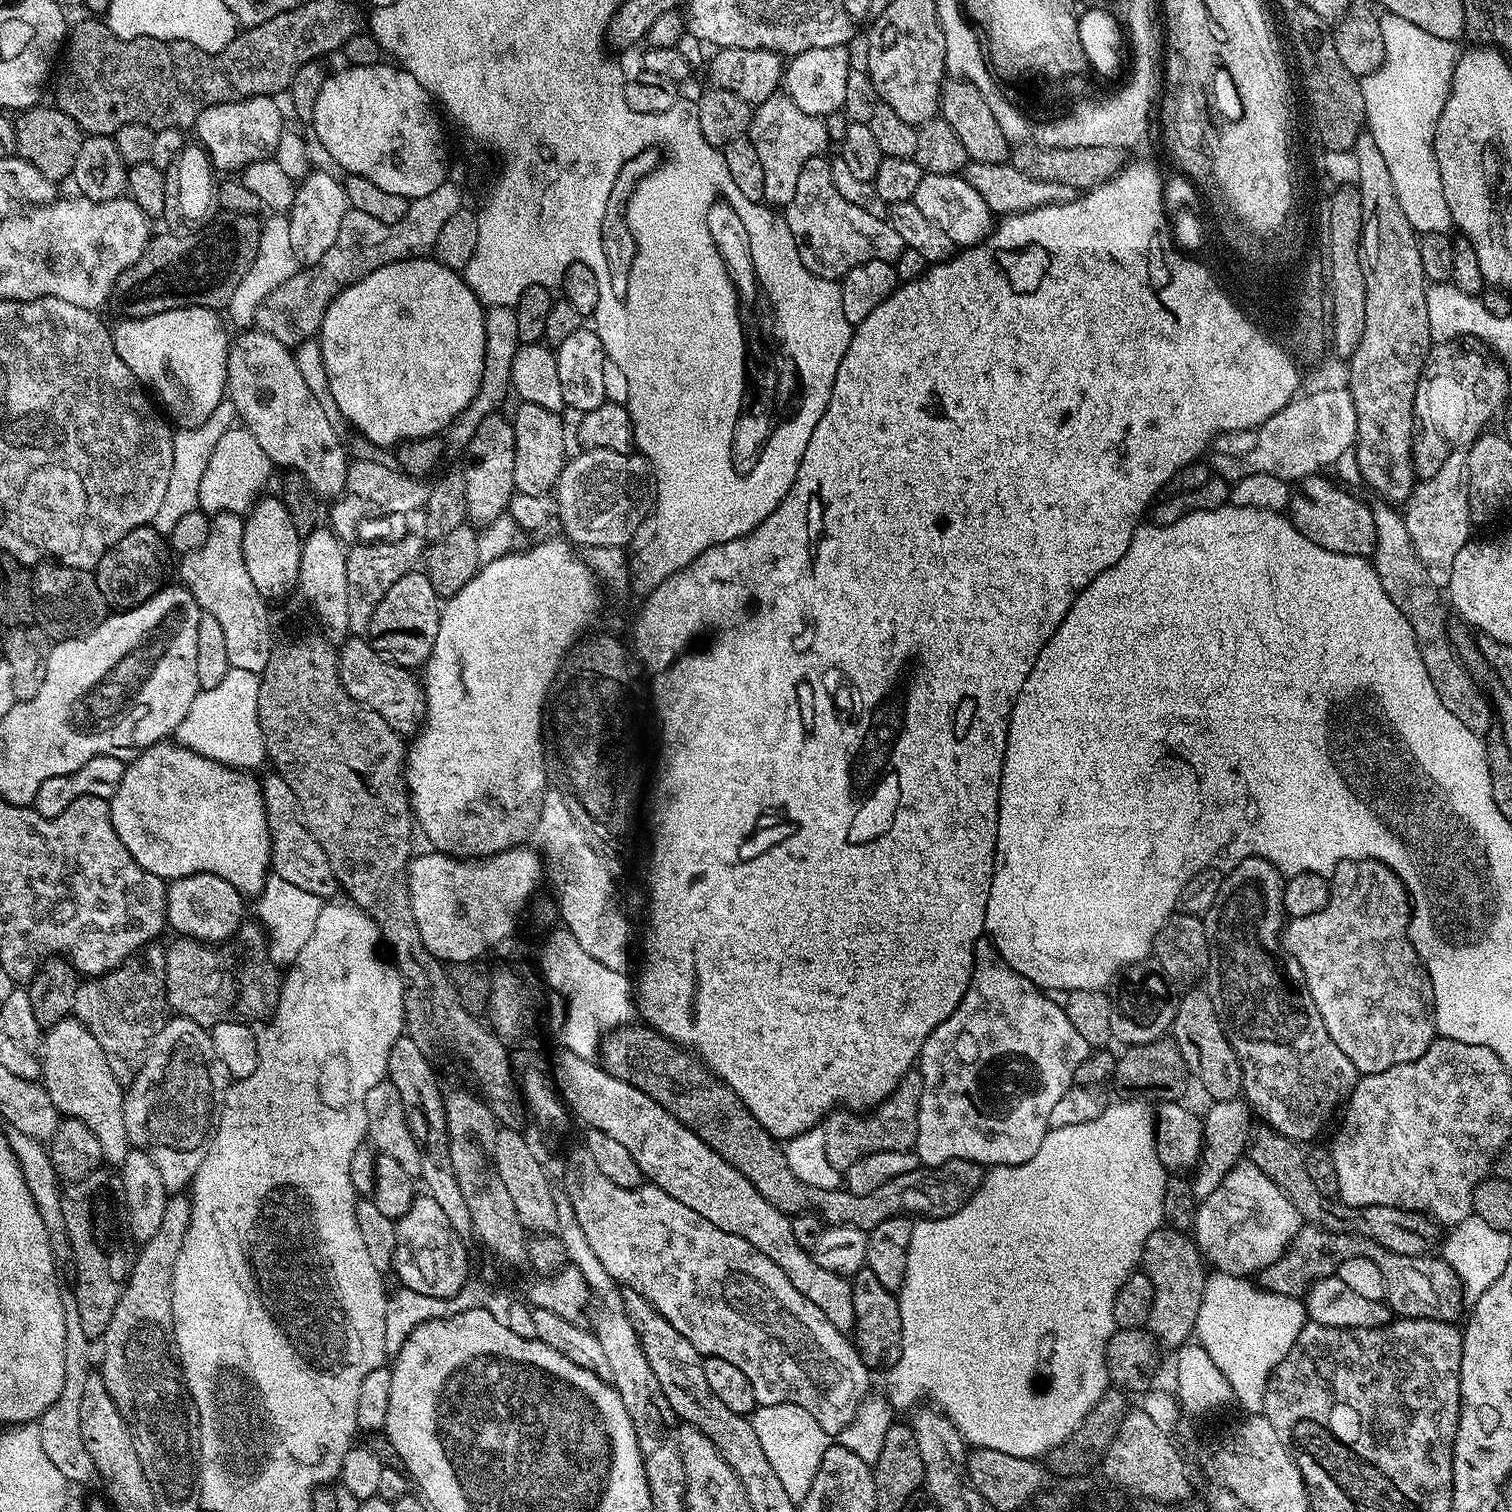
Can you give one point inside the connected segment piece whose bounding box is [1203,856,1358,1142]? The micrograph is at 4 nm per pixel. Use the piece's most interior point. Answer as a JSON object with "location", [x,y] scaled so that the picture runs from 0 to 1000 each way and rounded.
{"location":[854,708]}

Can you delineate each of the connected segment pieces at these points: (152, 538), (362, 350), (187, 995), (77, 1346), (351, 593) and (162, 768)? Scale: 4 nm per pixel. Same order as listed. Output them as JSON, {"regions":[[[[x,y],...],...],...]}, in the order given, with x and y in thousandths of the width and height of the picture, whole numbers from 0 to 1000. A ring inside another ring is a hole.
{"regions":[[[[101,349],[86,351],[83,356],[73,361],[73,364],[70,364],[70,366],[67,366],[67,369],[64,372],[62,380],[65,385],[65,390],[67,390],[75,403],[90,402],[109,388],[108,380],[111,378],[111,368],[112,368],[112,362],[109,355]]],[[[276,171],[274,172],[264,172],[258,173],[245,181],[242,181],[237,187],[229,189],[217,201],[216,208],[212,214],[210,220],[210,235],[214,244],[216,261],[220,261],[222,270],[244,291],[251,296],[259,297],[264,295],[269,291],[276,291],[280,288],[288,288],[293,286],[301,278],[302,275],[313,263],[317,257],[317,251],[320,244],[320,229],[319,226],[321,224],[320,218],[321,202],[311,192],[311,189],[302,178],[296,177],[288,171]]],[[[162,610],[157,617],[157,620],[154,621],[153,624],[146,624],[145,626],[140,623],[124,620],[116,620],[114,622],[114,625],[110,625],[108,633],[111,665],[116,671],[122,672],[124,675],[131,676],[134,680],[139,681],[144,676],[163,677],[172,674],[174,675],[182,669],[183,663],[185,662],[187,643],[177,633],[177,620],[171,610]]],[[[46,869],[44,872],[44,885],[42,886],[41,922],[38,922],[38,927],[36,927],[33,933],[27,935],[25,940],[28,948],[28,956],[33,967],[36,967],[36,970],[38,970],[38,972],[41,972],[41,975],[48,982],[56,981],[60,976],[64,976],[62,964],[60,964],[60,959],[57,959],[54,954],[54,946],[52,938],[54,930],[54,922],[57,920],[57,911],[60,909],[58,892],[60,892],[60,887],[57,885],[57,882],[54,882],[54,874],[49,869]]],[[[277,351],[270,352],[265,357],[257,357],[255,360],[238,360],[236,362],[229,363],[229,372],[229,393],[231,397],[231,419],[243,419],[243,412],[250,403],[250,398],[255,396],[255,390],[263,385],[269,378],[273,378],[282,362],[282,357]]],[[[106,491],[99,493],[96,497],[93,497],[89,503],[83,507],[81,512],[81,520],[78,520],[78,522],[74,526],[73,530],[75,549],[78,552],[78,554],[81,554],[81,560],[83,560],[83,562],[86,562],[86,567],[89,567],[89,570],[91,570],[91,573],[94,573],[94,575],[99,575],[99,578],[107,581],[109,583],[120,582],[120,580],[126,578],[138,577],[139,578],[144,578],[144,581],[149,581],[149,583],[152,583],[152,586],[157,587],[159,593],[169,594],[175,588],[175,585],[179,579],[180,570],[179,546],[176,544],[176,533],[172,520],[173,517],[169,516],[167,512],[163,510],[152,508],[150,505],[146,505],[144,503],[136,501],[128,496],[120,494],[118,491]]]]}

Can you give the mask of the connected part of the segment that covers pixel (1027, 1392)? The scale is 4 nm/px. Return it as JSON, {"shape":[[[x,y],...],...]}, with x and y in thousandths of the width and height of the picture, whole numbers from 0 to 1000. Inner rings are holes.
{"shape":[[[757,726],[743,727],[746,728],[741,730],[733,729],[730,735],[721,742],[695,747],[692,753],[689,753],[689,758],[687,758],[687,763],[684,763],[684,766],[675,770],[654,772],[644,792],[642,792],[636,800],[628,804],[608,806],[604,809],[602,827],[599,829],[599,845],[594,855],[597,869],[597,896],[592,903],[587,905],[587,913],[585,915],[587,926],[591,931],[603,933],[613,927],[611,925],[614,923],[616,925],[614,927],[628,937],[630,942],[644,958],[661,958],[669,963],[688,964],[702,954],[708,947],[713,946],[716,938],[721,935],[726,925],[733,920],[734,913],[730,896],[737,880],[735,867],[738,853],[745,848],[745,842],[752,841],[758,819],[771,809],[770,790],[773,779],[765,760],[763,733]]]}

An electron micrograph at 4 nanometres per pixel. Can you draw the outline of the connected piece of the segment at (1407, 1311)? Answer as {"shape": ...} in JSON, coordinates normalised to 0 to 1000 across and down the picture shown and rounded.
{"shape":[[[863,809],[858,813],[858,816],[856,816],[856,819],[852,823],[852,827],[847,830],[845,835],[837,837],[833,841],[832,849],[833,851],[843,856],[860,858],[864,855],[870,847],[884,843],[888,835],[896,831],[906,832],[906,835],[911,835],[911,840],[914,840],[914,845],[917,845],[915,860],[924,871],[929,873],[943,872],[963,874],[965,874],[966,867],[966,870],[969,867],[970,860],[966,845],[954,833],[947,829],[922,829],[903,817],[896,817],[892,815],[878,815],[876,812],[866,809]]]}

